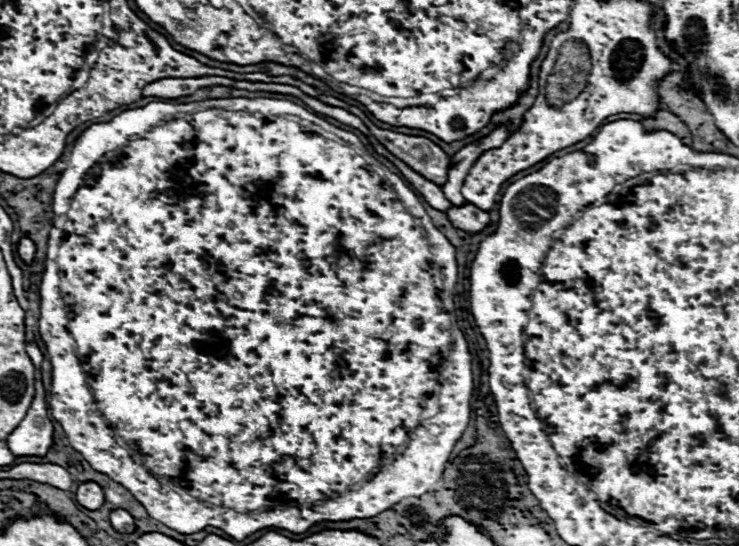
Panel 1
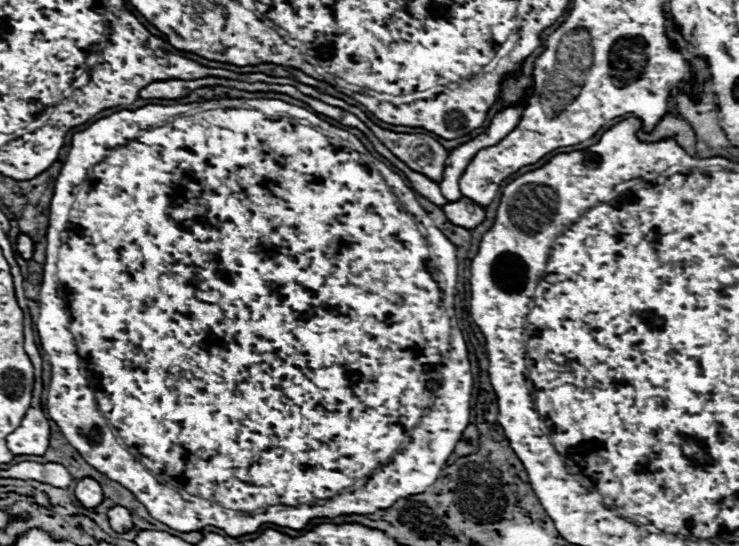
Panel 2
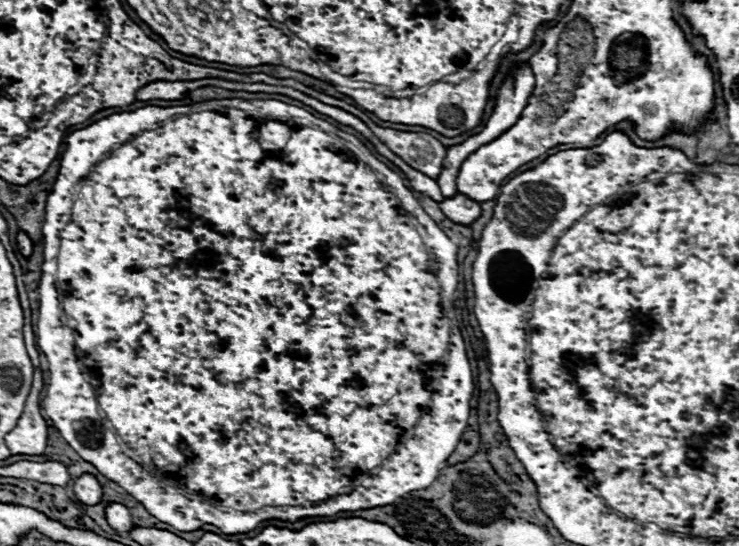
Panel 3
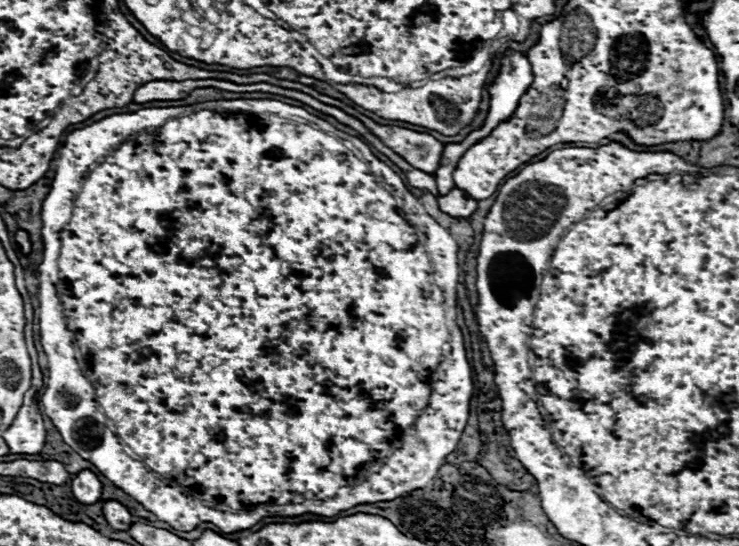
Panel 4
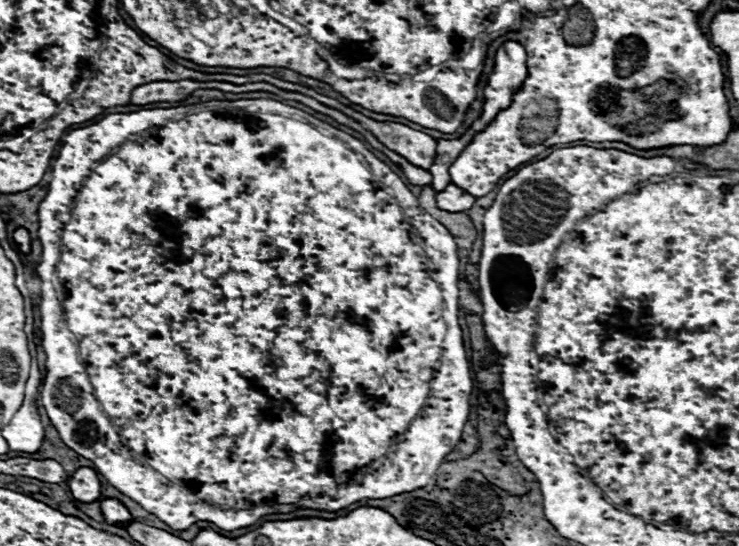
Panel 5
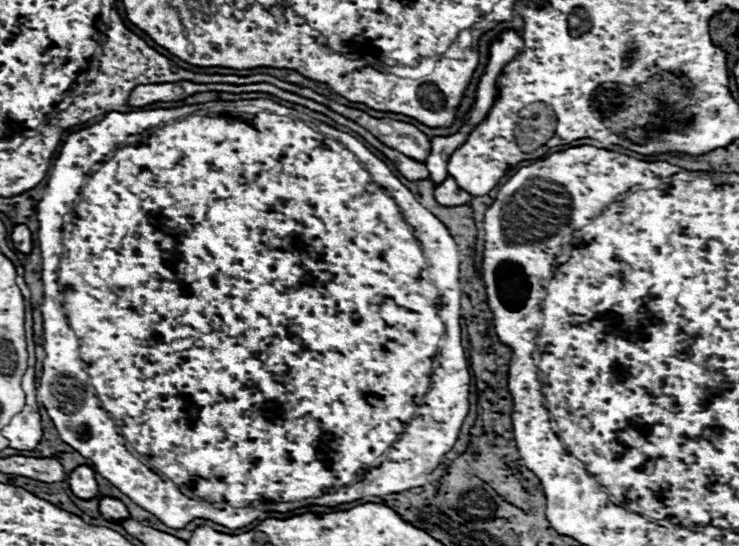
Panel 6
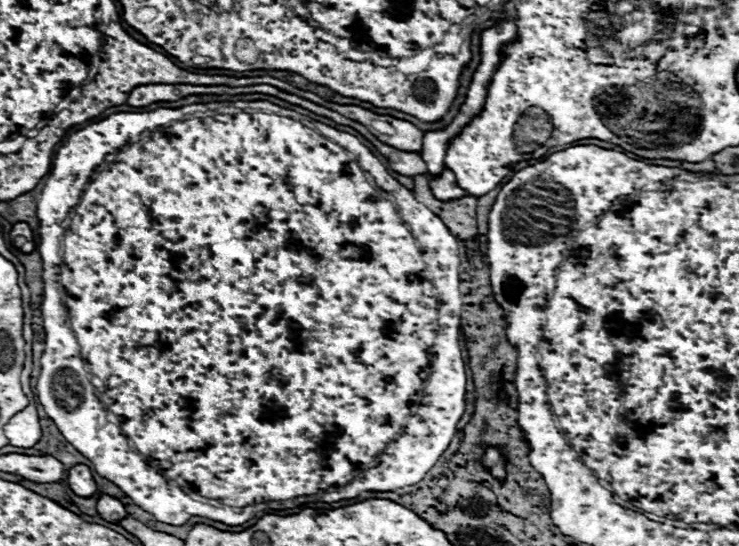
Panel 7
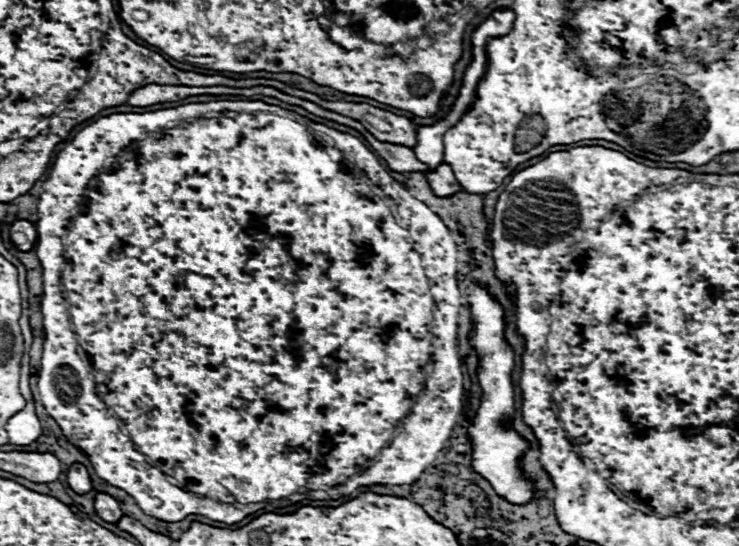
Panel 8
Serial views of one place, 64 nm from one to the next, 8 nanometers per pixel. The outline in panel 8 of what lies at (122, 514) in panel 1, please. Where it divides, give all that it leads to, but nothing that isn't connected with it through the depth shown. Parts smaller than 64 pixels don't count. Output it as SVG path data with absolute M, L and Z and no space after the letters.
M98 494L98 496L96 496L96 500L94 500L94 510L96 510L96 514L98 514L102 520L112 522L112 524L116 524L116 522L124 516L122 510L120 510L118 500L114 500L114 498L108 496L108 494Z

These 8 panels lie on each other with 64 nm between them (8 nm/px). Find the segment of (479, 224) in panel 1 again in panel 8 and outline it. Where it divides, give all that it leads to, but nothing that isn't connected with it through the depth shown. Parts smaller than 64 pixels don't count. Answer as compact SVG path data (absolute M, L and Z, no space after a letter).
M442 162L436 170L428 170L426 178L428 178L428 184L434 190L434 194L438 194L440 198L456 194L462 190L460 184L456 182L454 174L452 174L452 168L446 162Z

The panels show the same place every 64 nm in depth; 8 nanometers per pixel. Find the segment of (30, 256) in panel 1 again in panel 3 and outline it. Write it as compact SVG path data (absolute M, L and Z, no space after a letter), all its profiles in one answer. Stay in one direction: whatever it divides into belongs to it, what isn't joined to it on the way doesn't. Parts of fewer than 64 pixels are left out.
M18 232L16 242L18 242L18 250L20 250L20 254L28 258L28 256L32 254L32 240L30 240L30 236L28 236L26 232Z

